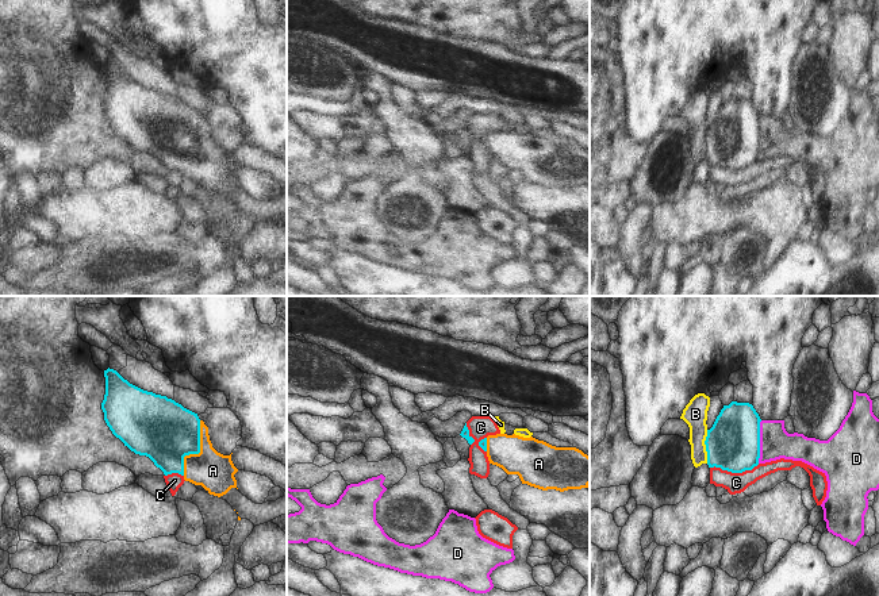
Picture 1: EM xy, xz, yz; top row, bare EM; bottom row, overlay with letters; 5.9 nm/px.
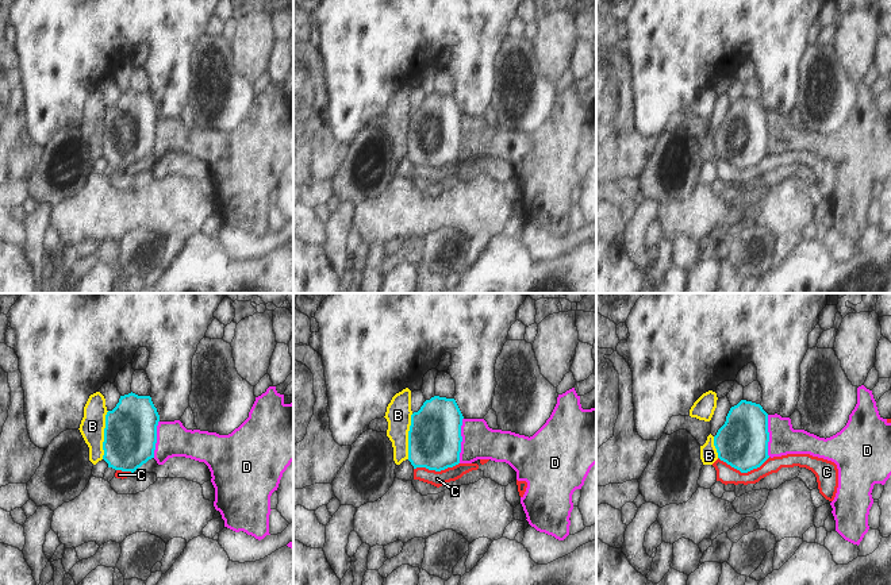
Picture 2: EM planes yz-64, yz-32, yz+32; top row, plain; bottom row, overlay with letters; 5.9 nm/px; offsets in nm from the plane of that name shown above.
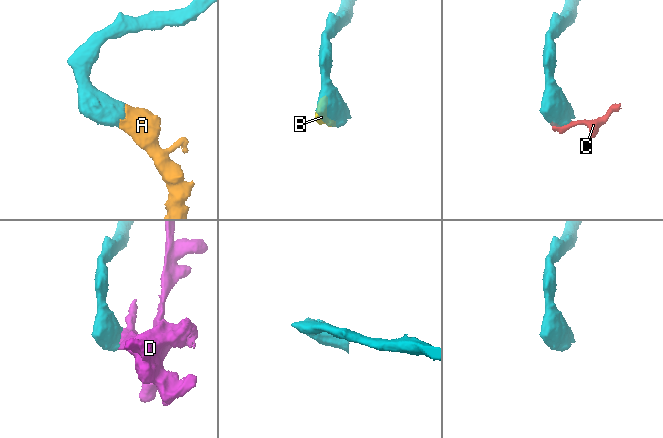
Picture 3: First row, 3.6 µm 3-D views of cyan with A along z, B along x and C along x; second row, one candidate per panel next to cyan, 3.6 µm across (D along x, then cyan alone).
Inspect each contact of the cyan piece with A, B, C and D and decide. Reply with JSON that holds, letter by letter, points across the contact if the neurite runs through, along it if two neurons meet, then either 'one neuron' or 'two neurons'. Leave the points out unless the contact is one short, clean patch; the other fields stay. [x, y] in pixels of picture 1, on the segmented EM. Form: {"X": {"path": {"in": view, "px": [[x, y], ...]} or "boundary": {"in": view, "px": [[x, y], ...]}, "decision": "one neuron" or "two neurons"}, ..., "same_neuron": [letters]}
{"A": {"path": {"in": "xy", "px": [[162, 430], [189, 453], [198, 453], [212, 470]]}, "decision": "one neuron"}, "B": {"decision": "two neurons"}, "C": {"boundary": {"in": "yz", "px": [[759, 464], [741, 472], [710, 468]]}, "decision": "two neurons"}, "D": {"boundary": {"in": "yz", "px": [[762, 420], [760, 457], [757, 462]]}, "decision": "two neurons"}, "same_neuron": ["A"]}

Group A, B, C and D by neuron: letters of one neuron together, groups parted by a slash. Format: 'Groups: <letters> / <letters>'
Groups: A / B C / D.

